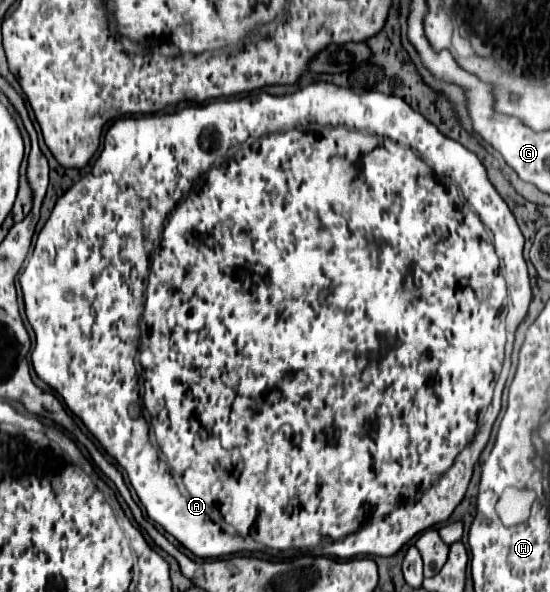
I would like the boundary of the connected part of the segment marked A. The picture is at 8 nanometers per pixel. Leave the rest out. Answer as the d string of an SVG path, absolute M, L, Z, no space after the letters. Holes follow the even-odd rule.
M315 82L315 84L309 84L305 88L299 88L293 94L283 94L283 96L253 92L253 94L247 94L243 98L237 98L237 100L213 100L213 102L205 102L205 104L187 106L183 110L169 112L169 114L119 118L109 126L109 130L105 134L103 150L101 150L99 158L95 160L91 172L85 174L79 182L75 182L57 200L49 220L45 222L45 226L41 228L41 232L37 236L33 256L27 258L25 270L19 276L19 284L23 288L23 298L25 298L27 320L33 326L35 338L37 338L35 348L31 352L33 370L39 374L39 378L45 384L49 384L65 400L67 408L83 420L83 424L101 442L101 446L107 450L107 454L111 454L119 462L119 466L127 472L129 482L135 488L141 504L145 506L147 516L153 522L157 522L159 526L163 526L165 532L169 532L173 538L177 538L177 542L183 544L187 550L191 550L197 558L219 558L219 556L227 556L227 554L233 554L233 552L239 552L239 550L261 550L261 544L267 546L267 548L273 548L273 550L291 550L293 548L293 550L301 550L301 552L315 552L315 554L319 552L319 556L337 556L337 558L343 558L343 560L349 560L349 558L355 558L355 556L393 556L417 532L423 532L423 530L431 528L433 524L445 522L451 516L455 506L463 500L467 486L469 486L469 480L471 480L471 474L473 474L473 466L475 466L481 450L485 448L489 441L493 424L501 410L502 392L510 374L510 372L503 372L505 360L507 360L507 371L510 370L512 364L511 356L507 356L507 320L509 320L509 332L513 332L517 328L517 324L525 318L532 298L528 268L525 260L523 260L523 242L525 242L523 234L521 234L511 210L507 208L505 200L497 194L497 190L489 182L485 166L481 164L481 160L473 152L469 152L465 146L461 146L459 142L443 136L431 122L427 122L417 110L413 110L399 96L391 96L391 94L383 94L383 92L357 94L349 88L341 88L341 86L335 86L335 84L329 84L329 82ZM139 374L145 380L143 382L143 386L145 386L145 392L143 392L143 414L145 414L145 418L141 415L141 401L137 400L137 394L139 394L137 376Z

